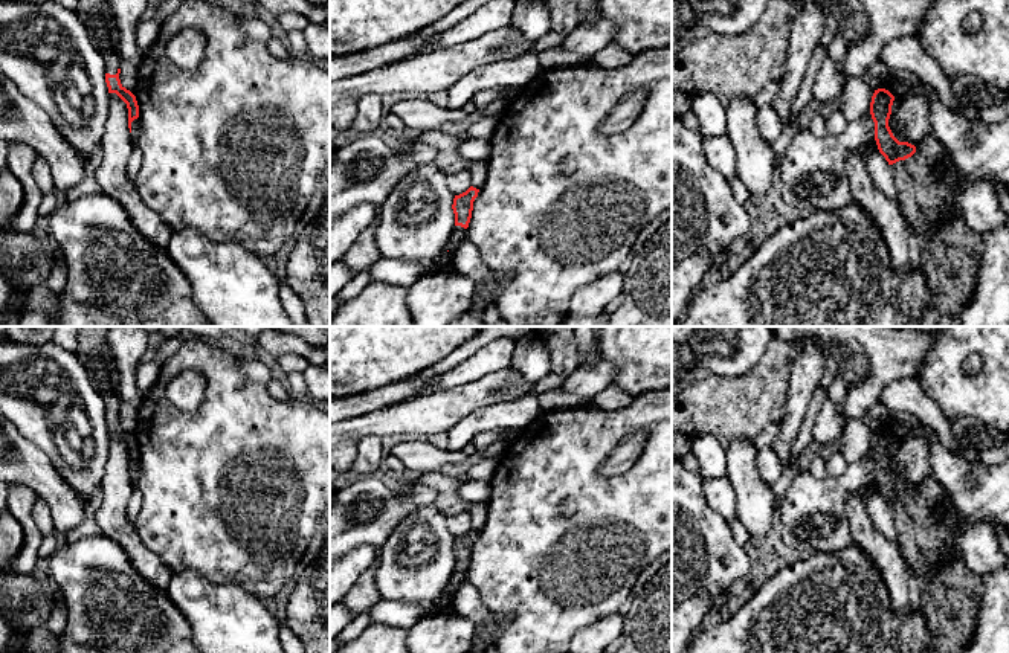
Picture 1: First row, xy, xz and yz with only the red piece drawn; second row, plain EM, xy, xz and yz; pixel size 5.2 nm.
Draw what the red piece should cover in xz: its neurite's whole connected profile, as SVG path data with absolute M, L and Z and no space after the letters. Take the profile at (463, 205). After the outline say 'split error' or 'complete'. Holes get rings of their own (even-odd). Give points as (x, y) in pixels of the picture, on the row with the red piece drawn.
M470 186L466 192L455 195L453 198L453 214L455 227L452 236L447 243L447 250L452 253L466 238L466 232L472 218L473 201L478 197L479 189Z; split error

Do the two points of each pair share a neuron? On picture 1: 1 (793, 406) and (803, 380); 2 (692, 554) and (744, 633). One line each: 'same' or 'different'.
1: same
2: different

